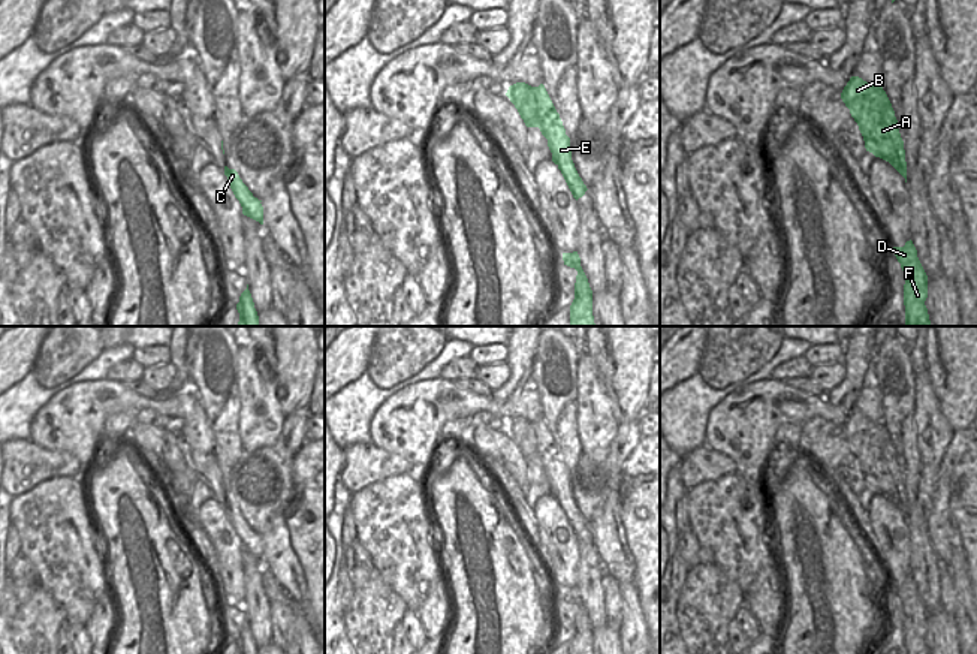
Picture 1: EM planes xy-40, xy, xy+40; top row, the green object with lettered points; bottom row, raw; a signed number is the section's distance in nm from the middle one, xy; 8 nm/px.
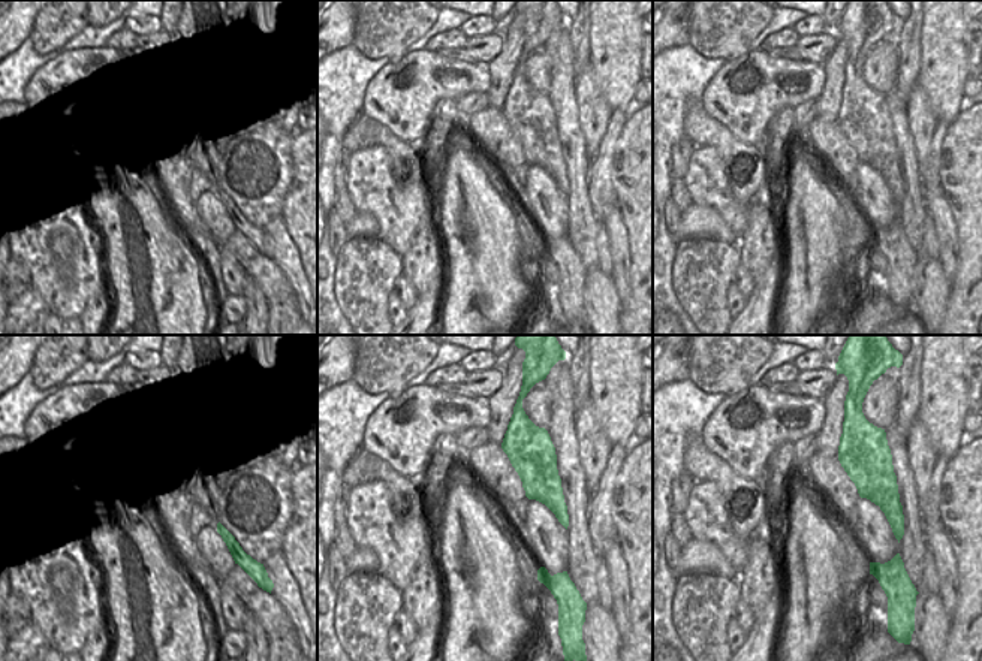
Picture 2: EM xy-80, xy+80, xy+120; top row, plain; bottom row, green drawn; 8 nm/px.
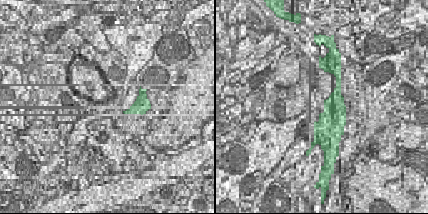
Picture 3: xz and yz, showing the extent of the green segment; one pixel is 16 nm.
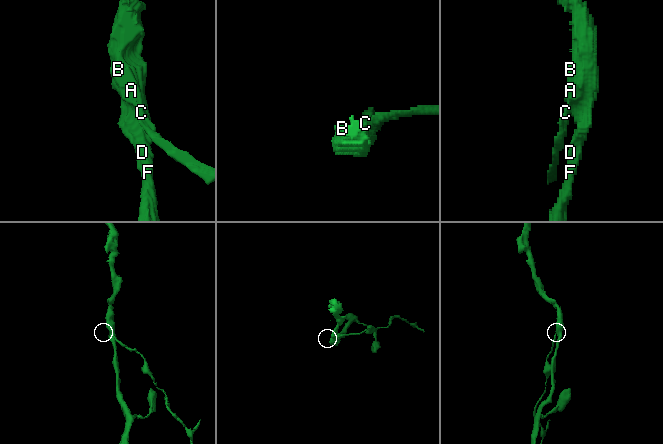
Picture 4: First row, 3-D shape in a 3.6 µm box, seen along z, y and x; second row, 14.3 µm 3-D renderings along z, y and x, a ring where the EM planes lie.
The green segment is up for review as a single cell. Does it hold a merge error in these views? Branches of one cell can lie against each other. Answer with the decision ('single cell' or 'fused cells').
fused cells

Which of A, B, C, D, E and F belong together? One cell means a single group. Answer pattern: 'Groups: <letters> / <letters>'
Groups: A B D F / C E

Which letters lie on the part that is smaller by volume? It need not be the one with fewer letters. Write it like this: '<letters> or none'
C, E

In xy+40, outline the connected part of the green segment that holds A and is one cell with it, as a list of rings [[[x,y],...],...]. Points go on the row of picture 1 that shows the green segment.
[[[851,76],[841,99],[859,126],[866,151],[907,172],[904,141],[883,87]]]

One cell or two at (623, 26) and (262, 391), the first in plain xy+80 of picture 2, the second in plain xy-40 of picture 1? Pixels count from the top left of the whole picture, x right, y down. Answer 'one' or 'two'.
two

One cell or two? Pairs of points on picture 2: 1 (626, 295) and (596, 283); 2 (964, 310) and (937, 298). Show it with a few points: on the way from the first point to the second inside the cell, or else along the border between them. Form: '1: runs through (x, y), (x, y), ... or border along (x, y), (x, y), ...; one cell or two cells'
1: border along (610, 277), (621, 311); two cells
2: border along (951, 283), (951, 295), (942, 319); two cells

